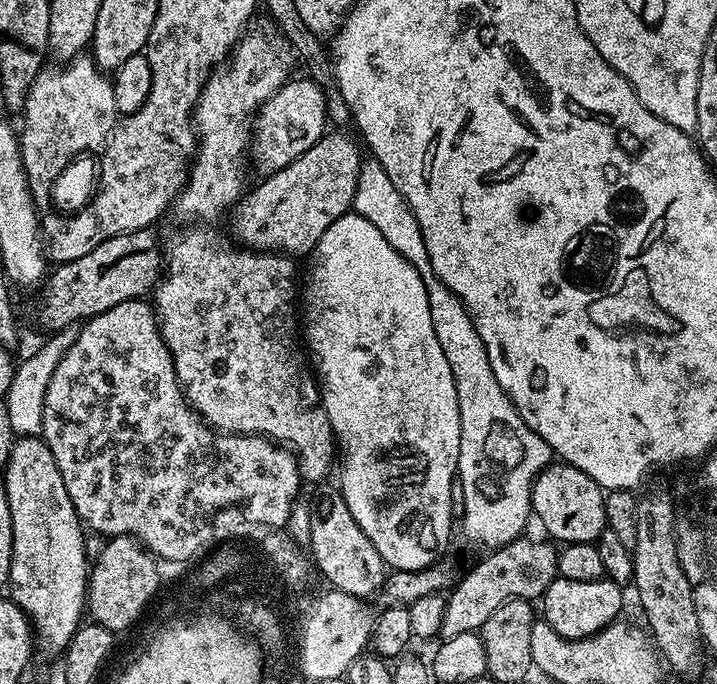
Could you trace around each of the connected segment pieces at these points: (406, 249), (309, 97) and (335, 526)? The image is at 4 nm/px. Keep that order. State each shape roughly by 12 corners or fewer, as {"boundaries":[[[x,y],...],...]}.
{"boundaries":[[[361,159],[351,211],[418,270],[458,390],[464,536],[525,535],[552,447],[498,386],[418,218]],[[289,79],[254,117],[251,163],[290,166],[329,123],[324,89]],[[335,491],[310,510],[312,560],[335,591],[377,595],[388,567]]]}

